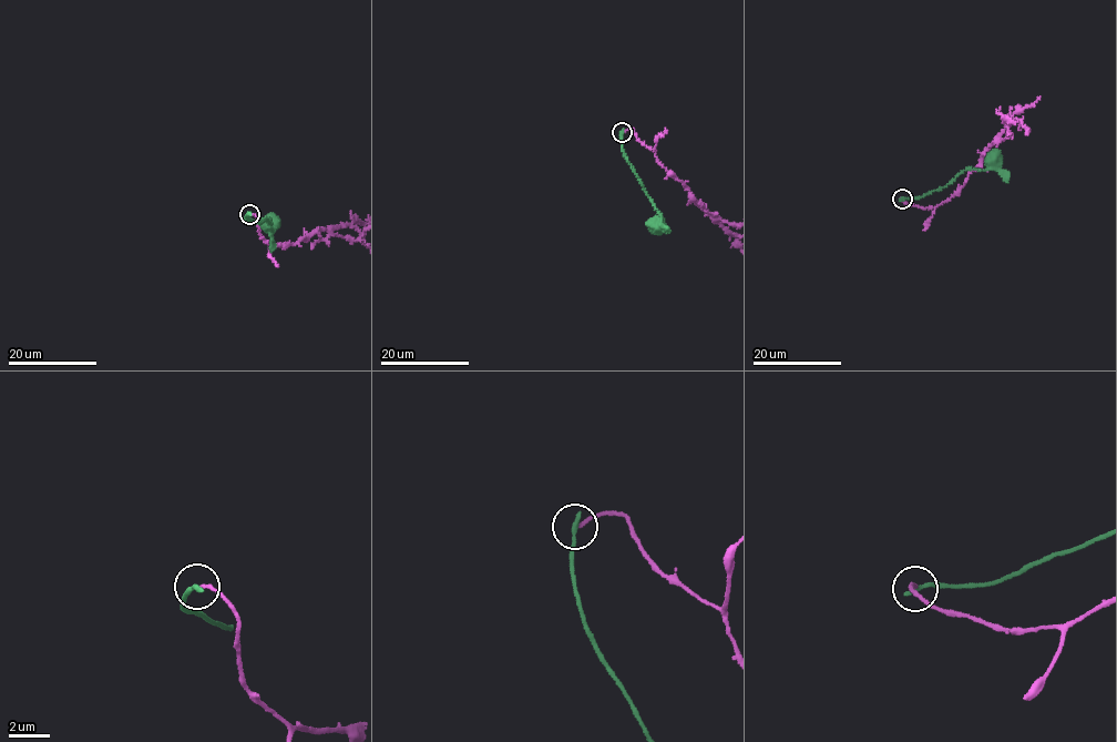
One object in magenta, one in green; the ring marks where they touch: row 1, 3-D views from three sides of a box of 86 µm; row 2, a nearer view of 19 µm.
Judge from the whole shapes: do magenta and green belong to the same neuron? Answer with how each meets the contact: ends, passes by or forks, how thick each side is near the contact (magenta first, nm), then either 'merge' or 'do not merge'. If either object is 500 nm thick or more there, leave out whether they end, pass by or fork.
magenta ends | green ends | 180/280 nm | do not merge

